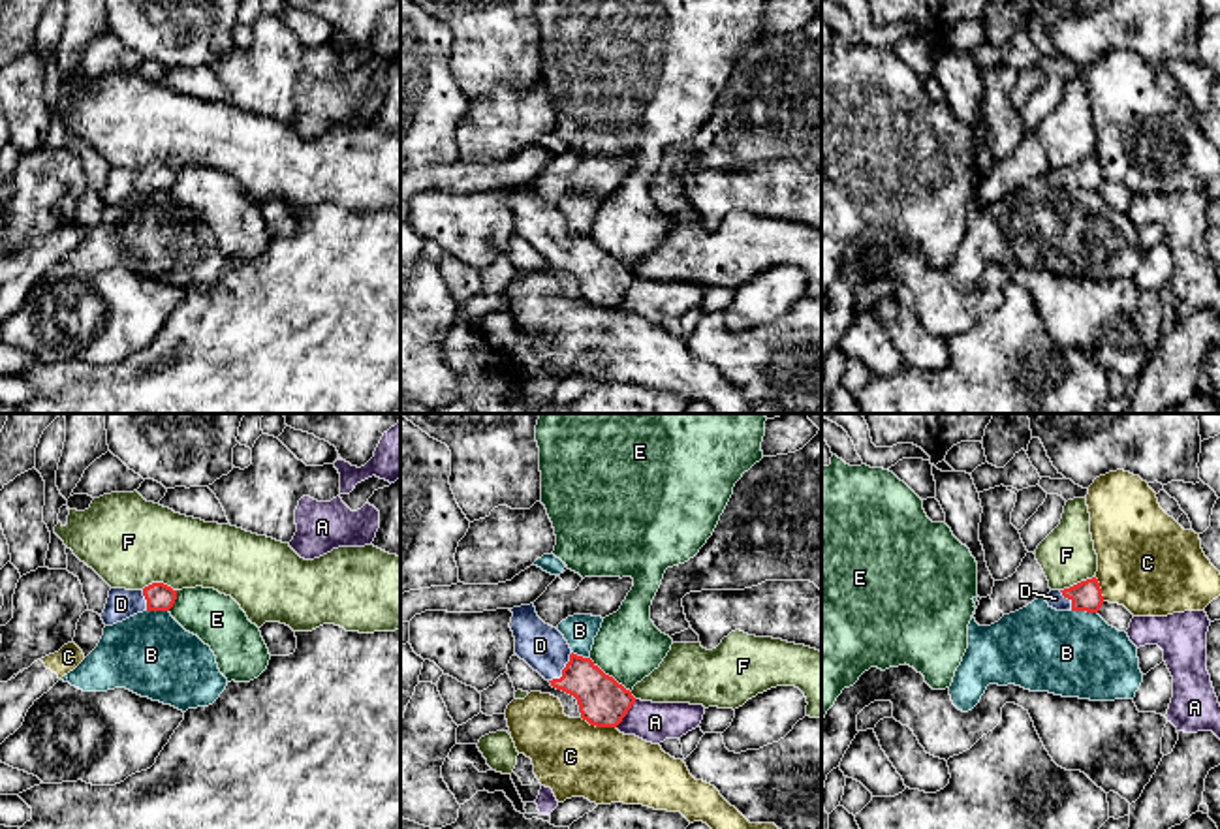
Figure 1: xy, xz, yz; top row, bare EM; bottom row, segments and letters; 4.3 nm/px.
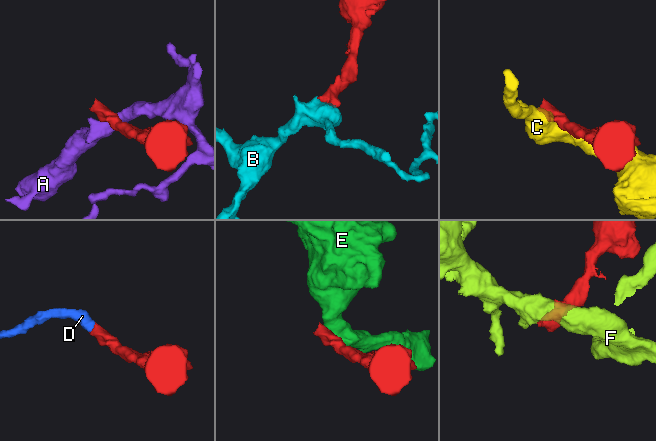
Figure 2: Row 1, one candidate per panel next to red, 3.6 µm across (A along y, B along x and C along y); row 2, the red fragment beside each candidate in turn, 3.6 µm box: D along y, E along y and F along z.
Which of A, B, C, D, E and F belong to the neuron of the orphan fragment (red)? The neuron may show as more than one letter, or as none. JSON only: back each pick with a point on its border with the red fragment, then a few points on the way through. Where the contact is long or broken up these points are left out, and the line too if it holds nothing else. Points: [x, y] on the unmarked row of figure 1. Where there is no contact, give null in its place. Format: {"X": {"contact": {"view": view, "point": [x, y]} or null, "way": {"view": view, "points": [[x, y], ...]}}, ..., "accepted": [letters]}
{"D": {"contact": {"view": "xz", "point": [563, 249]}, "way": {"view": "xz", "points": [[602, 281], [576, 254], [563, 249], [540, 224]]}}, "accepted": ["D"]}

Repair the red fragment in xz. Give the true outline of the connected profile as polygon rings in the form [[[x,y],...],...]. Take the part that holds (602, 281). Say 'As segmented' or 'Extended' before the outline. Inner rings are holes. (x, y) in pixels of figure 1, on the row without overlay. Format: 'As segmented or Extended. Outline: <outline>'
Extended. Outline: [[[534,182],[509,190],[515,233],[553,267],[573,274],[581,297],[590,305],[617,306],[635,282],[632,271],[590,237],[573,233],[564,214],[538,196]]]

